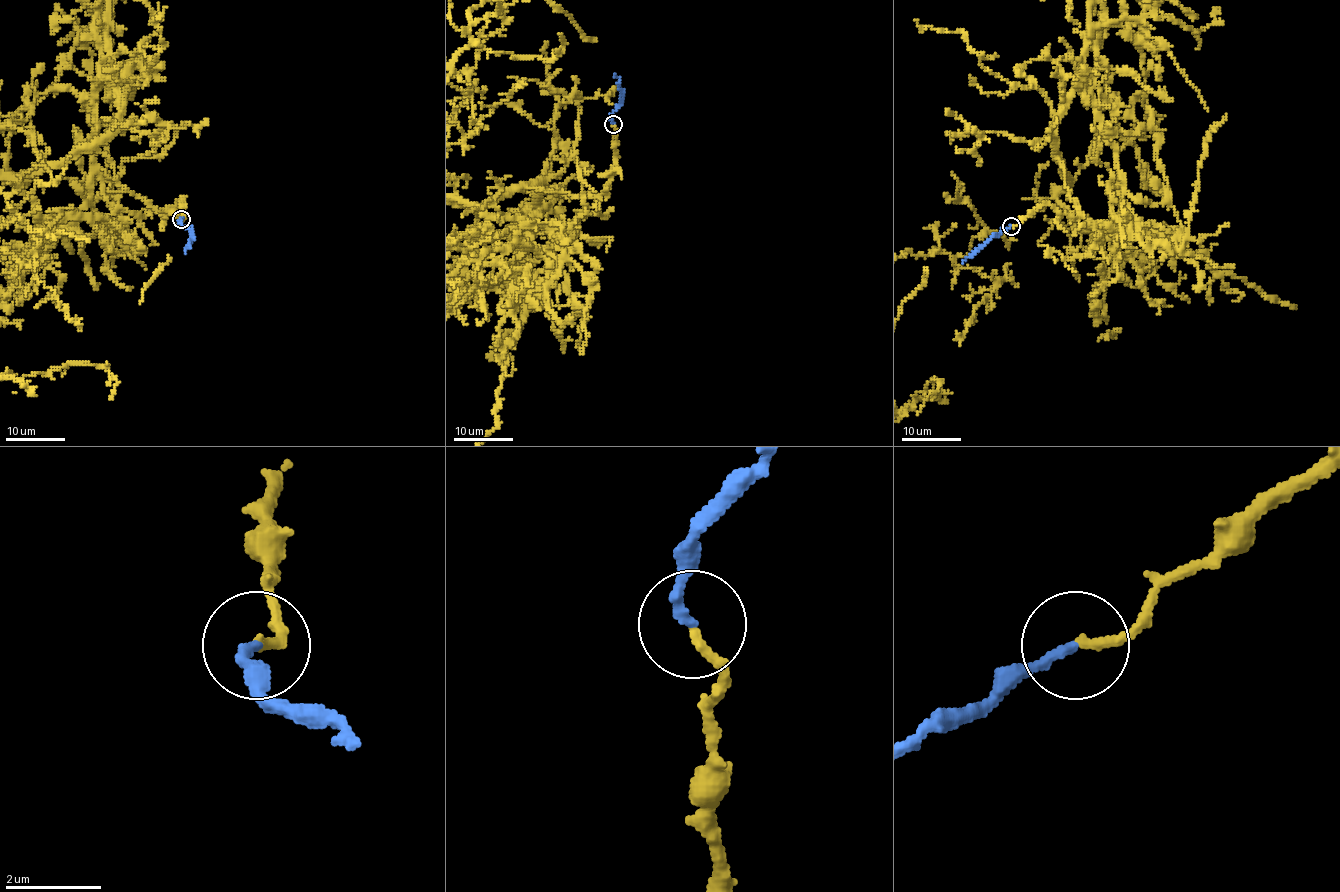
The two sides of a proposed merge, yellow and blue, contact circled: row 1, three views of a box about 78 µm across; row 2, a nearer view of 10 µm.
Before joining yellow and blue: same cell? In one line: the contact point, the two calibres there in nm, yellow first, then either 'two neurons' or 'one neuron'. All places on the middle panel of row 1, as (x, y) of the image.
(613, 124) | 200/200 nm | one neuron

